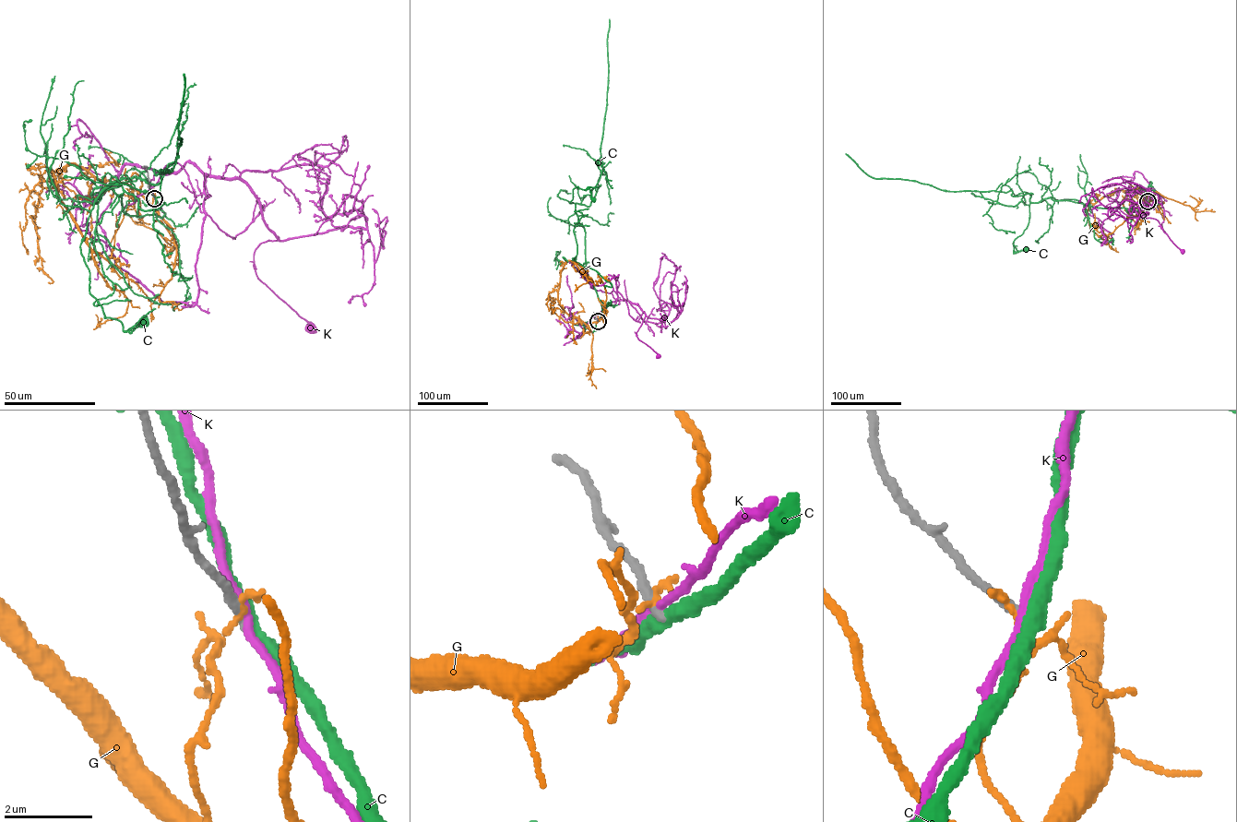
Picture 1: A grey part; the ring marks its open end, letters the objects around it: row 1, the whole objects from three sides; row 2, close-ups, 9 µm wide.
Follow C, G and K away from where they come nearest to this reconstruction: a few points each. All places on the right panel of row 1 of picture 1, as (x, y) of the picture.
C: (1147, 201), (1130, 208), (1050, 197), (1030, 202), (1027, 227), (1013, 243), (1013, 253), (1026, 249)
G: (1147, 201), (1147, 205), (1151, 196), (1139, 188), (1116, 191), (1088, 208), (1090, 229), (1118, 252)
K: (1147, 201), (1149, 196), (1128, 187), (1126, 194), (1133, 209), (1142, 217), (1157, 220), (1183, 252)

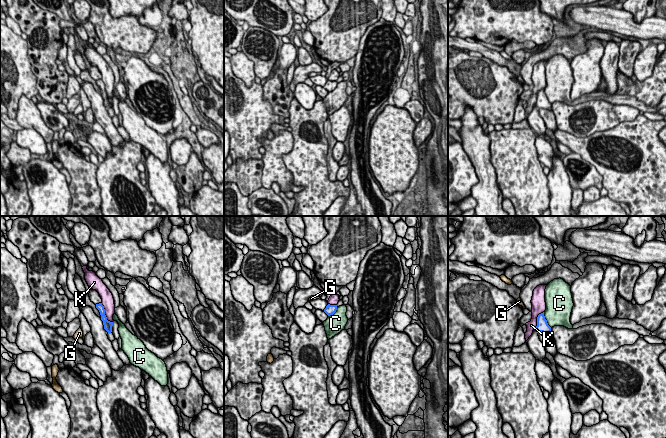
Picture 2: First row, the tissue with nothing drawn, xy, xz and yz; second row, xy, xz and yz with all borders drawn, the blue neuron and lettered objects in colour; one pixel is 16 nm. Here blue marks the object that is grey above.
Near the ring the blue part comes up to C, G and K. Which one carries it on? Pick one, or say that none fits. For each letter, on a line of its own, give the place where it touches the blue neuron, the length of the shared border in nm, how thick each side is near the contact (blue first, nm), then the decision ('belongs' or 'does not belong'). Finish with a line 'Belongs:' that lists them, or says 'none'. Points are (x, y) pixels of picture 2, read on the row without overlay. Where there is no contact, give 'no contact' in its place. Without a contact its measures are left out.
C: yz (546, 96) | 280 nm | 190/420 nm | does not belong
G: no contact | does not belong
K: xy (104, 89) | 380 nm | 130/190 nm | does not belong
Belongs: none

